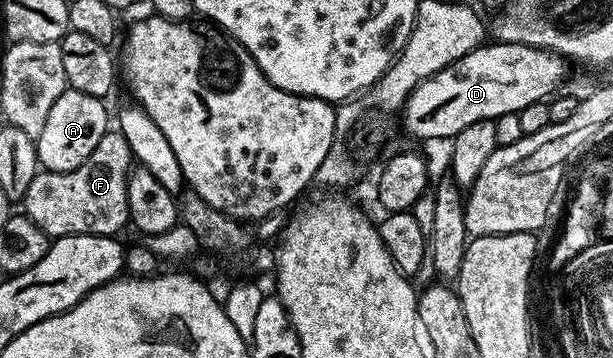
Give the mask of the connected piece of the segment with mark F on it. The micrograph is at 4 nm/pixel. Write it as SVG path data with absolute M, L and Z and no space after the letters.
M107 130L104 137L100 137L100 145L92 149L92 153L76 169L71 171L39 170L36 177L32 177L32 185L28 185L28 193L20 200L24 214L49 237L59 235L109 235L117 236L118 230L127 226L128 213L128 177L132 170L132 156L130 146L121 131Z

